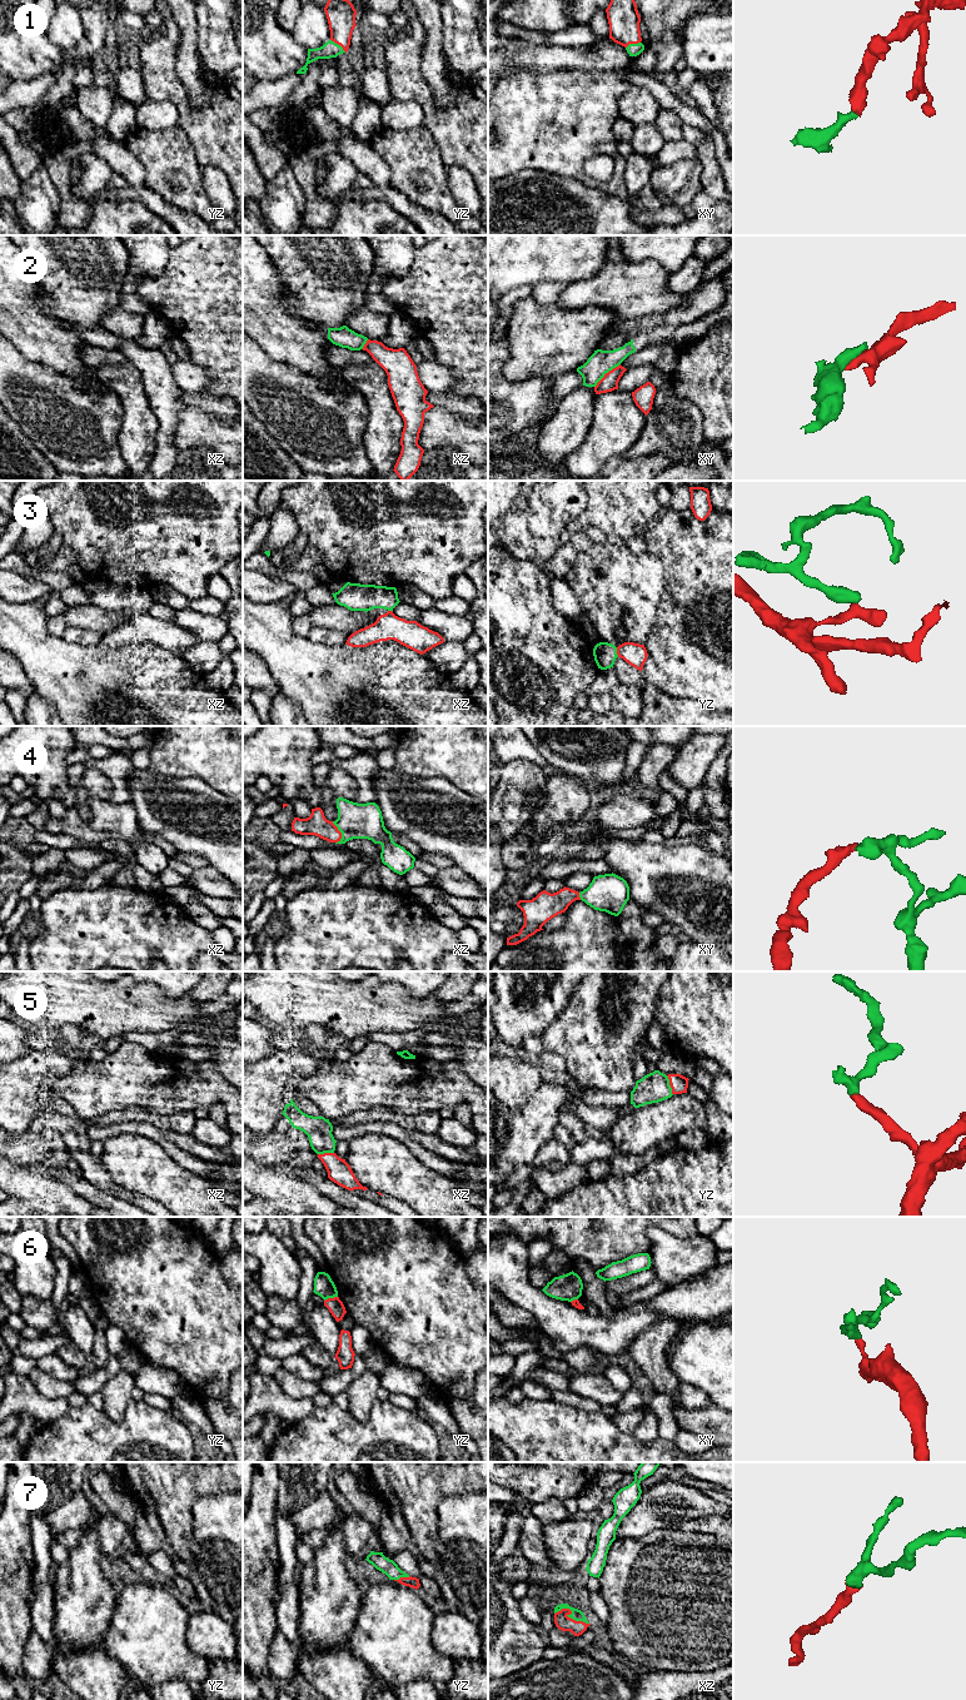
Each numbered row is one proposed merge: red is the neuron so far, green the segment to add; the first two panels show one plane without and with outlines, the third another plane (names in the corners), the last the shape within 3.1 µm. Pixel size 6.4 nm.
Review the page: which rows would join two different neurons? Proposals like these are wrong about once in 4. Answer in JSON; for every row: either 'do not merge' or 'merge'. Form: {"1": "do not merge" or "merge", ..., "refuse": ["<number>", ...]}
{"1": "merge", "2": "do not merge", "3": "do not merge", "4": "merge", "5": "merge", "6": "do not merge", "7": "merge", "refuse": ["2", "3", "6"]}

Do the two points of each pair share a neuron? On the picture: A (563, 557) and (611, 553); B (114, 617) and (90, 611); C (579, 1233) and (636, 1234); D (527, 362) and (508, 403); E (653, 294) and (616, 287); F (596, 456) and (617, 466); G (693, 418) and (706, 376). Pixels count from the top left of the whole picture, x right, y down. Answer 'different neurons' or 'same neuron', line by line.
A: different neurons
B: same neuron
C: same neuron
D: different neurons
E: same neuron
F: different neurons
G: different neurons

